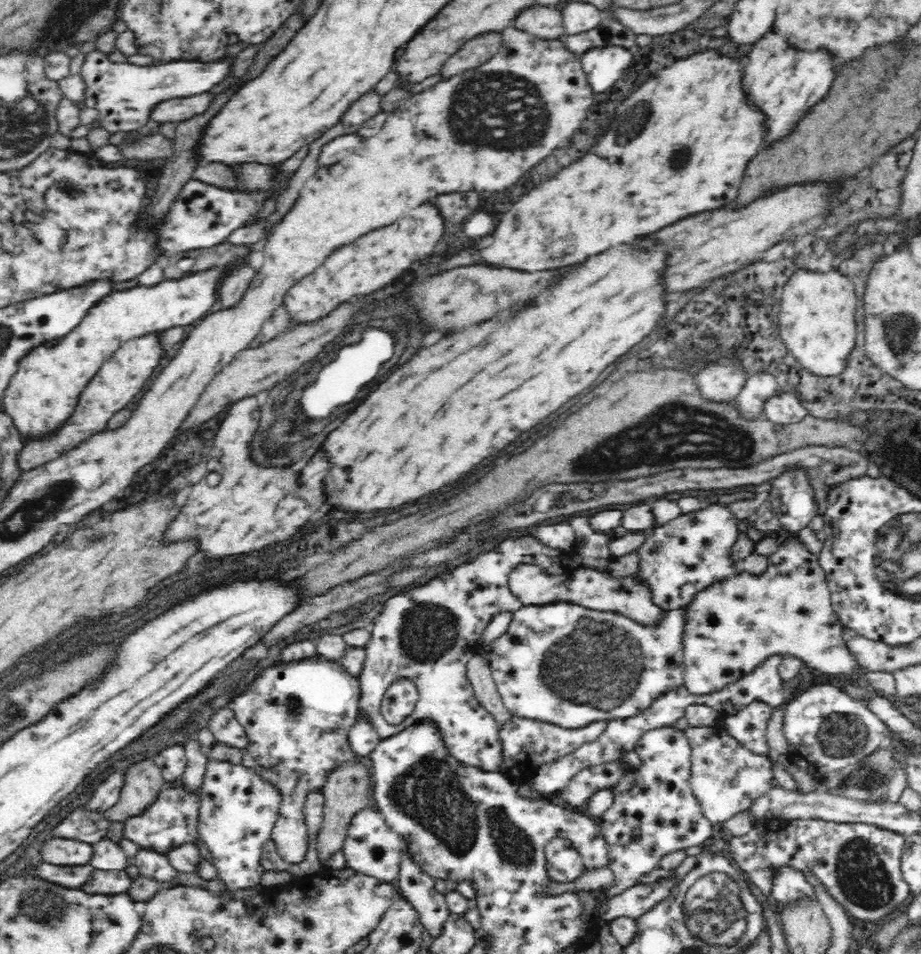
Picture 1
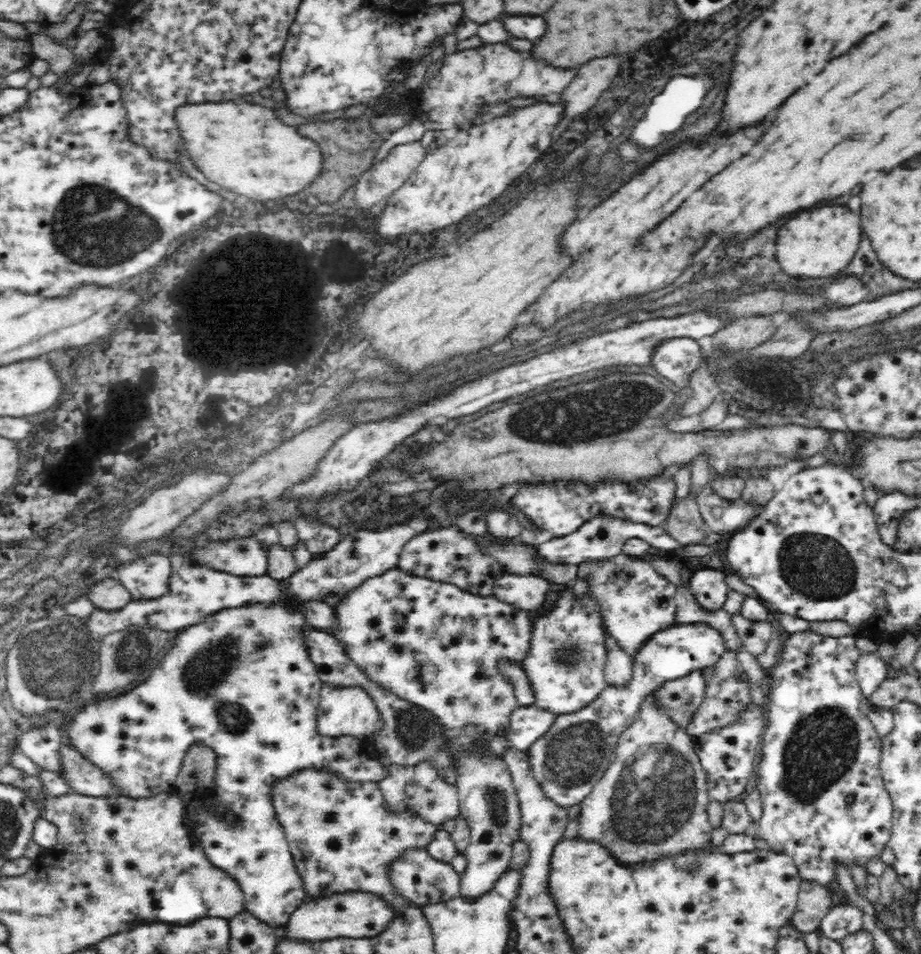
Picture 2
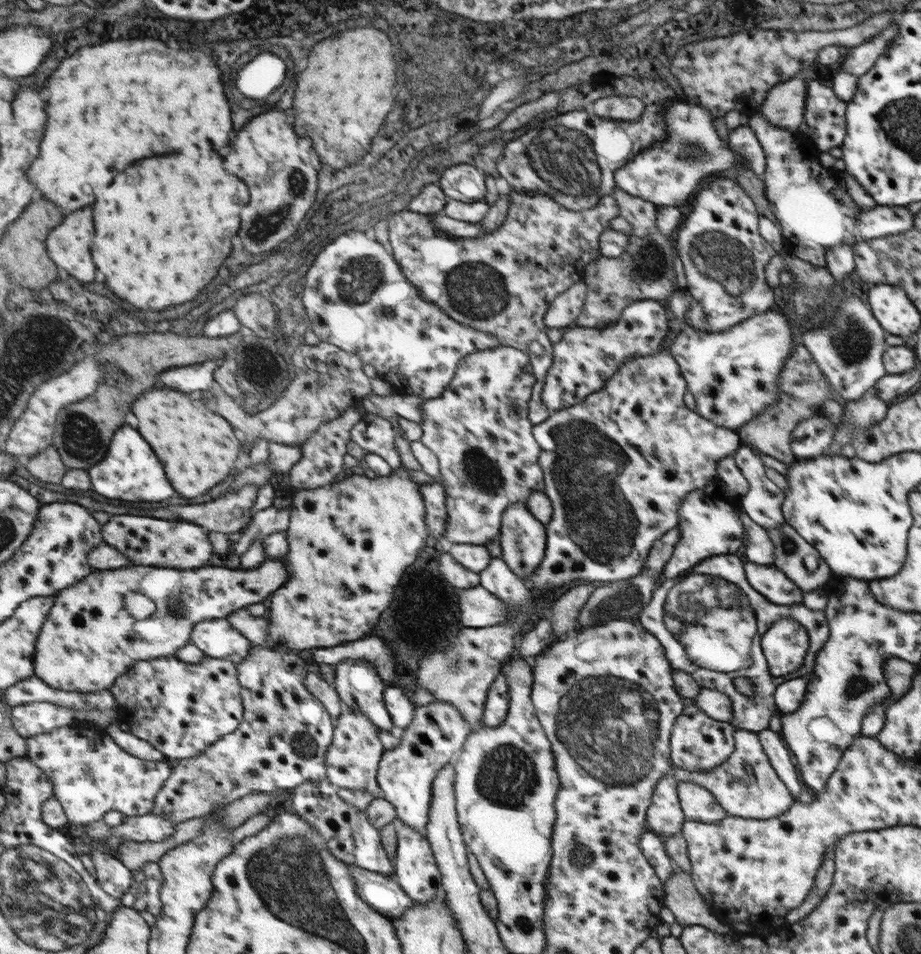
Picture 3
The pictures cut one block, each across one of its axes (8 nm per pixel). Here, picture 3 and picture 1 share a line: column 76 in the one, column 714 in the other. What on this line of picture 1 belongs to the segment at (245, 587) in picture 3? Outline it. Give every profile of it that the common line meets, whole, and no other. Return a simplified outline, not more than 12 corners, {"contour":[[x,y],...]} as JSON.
{"contour":[[798,534],[768,570],[687,607],[683,685],[722,690],[768,657],[862,674],[826,571]]}

